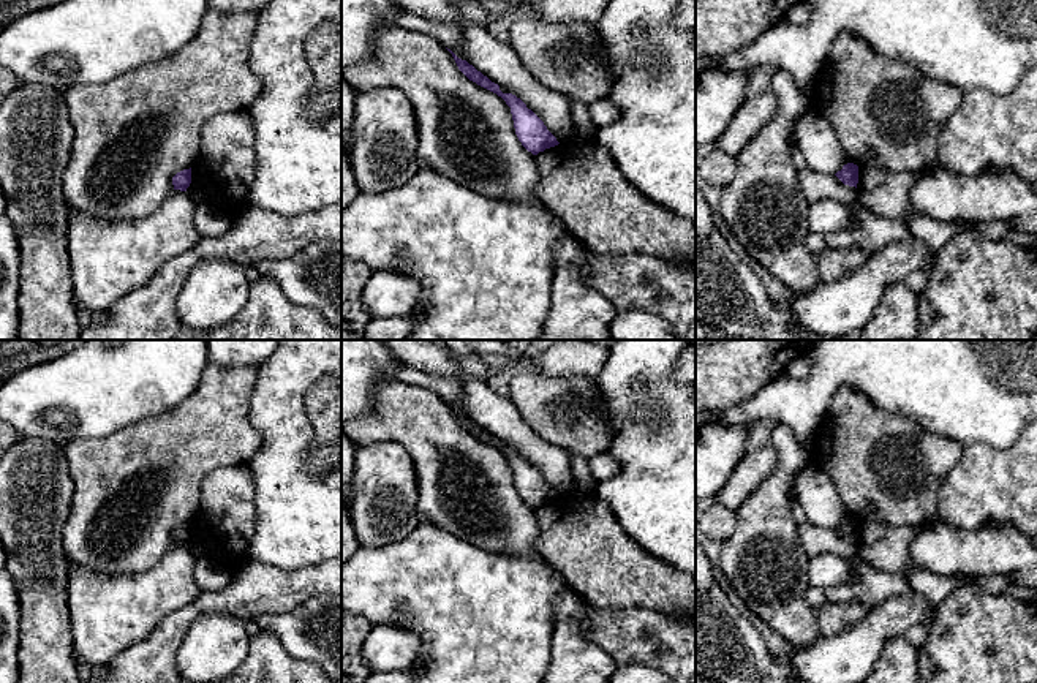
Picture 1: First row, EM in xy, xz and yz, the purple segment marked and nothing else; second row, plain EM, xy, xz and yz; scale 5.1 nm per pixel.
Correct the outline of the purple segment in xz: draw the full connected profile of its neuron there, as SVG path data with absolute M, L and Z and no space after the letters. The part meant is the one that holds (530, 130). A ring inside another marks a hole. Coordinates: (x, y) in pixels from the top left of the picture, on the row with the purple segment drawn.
M451 49L447 51L452 54L458 70L469 81L496 93L506 101L506 104L511 108L515 134L528 152L531 152L533 155L537 155L539 152L544 152L545 149L550 149L560 144L556 138L547 130L544 122L531 109L528 109L520 98L517 98L512 93L503 93L498 84L492 82L487 76L477 71L466 60L458 58Z

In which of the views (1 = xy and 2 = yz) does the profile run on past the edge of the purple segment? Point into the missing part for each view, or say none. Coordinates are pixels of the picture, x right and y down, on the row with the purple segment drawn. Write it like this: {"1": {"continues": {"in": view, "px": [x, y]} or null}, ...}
{"1": {"continues": null}, "2": {"continues": null}}

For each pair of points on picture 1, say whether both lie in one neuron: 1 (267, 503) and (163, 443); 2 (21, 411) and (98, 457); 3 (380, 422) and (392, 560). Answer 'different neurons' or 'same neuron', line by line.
1: different neurons
2: different neurons
3: different neurons

